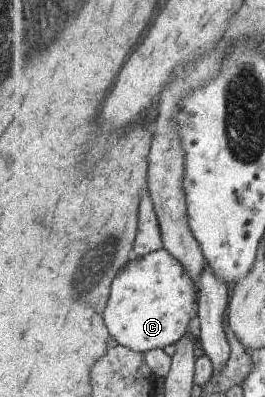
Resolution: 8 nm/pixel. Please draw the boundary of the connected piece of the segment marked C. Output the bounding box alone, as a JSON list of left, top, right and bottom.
[104,248,200,353]

